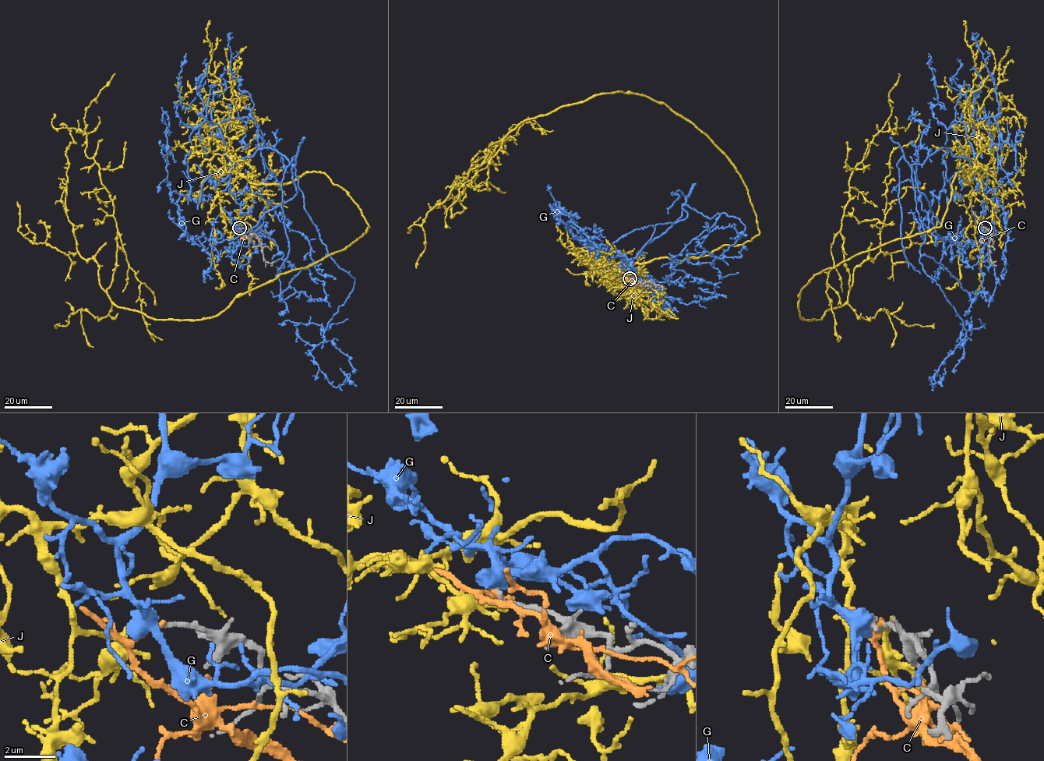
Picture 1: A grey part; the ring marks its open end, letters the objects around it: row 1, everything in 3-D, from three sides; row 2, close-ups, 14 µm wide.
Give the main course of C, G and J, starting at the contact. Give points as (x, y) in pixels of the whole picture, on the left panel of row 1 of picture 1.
C: (240, 228), (238, 231), (244, 235), (260, 237)
G: (239, 227), (230, 171), (270, 147), (293, 164), (297, 193), (255, 225), (192, 238), (167, 180), (167, 121)
J: (239, 228), (230, 162), (323, 172), (369, 227), (215, 316), (110, 300), (84, 121), (115, 73)

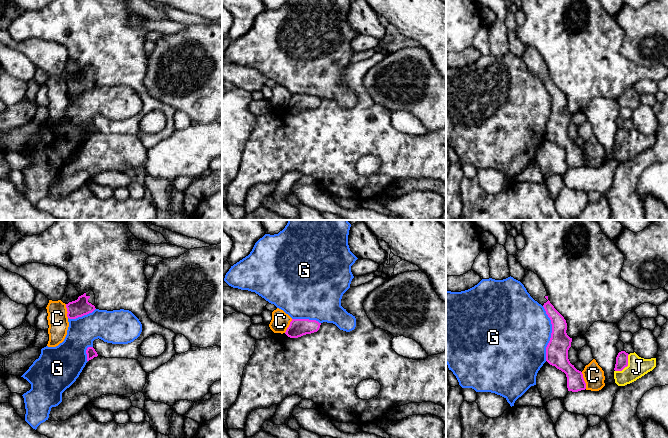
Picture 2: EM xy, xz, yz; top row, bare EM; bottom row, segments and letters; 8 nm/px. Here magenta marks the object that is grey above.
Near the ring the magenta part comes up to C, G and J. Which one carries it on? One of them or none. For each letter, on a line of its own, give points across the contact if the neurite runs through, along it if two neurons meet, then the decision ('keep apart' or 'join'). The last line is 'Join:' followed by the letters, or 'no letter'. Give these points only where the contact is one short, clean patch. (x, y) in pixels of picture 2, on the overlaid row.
C: keep apart
G: keep apart
J: runs through yz (622, 358), (626, 366), (637, 367); join
Join: J

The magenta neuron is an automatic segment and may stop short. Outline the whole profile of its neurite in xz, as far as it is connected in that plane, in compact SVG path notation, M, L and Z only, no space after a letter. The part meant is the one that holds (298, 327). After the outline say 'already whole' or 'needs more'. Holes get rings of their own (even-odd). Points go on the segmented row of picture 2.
M292 319L285 334L290 338L298 338L306 334L317 332L321 323L309 319Z; already whole

